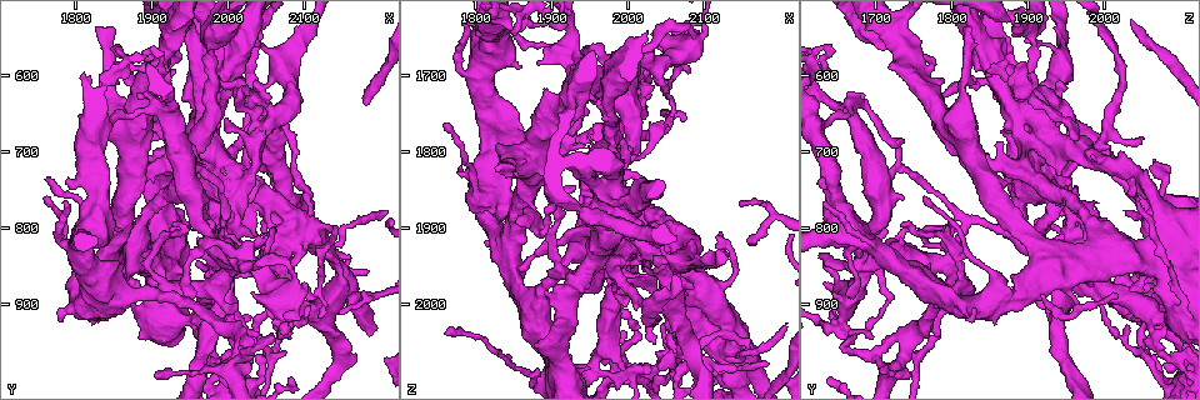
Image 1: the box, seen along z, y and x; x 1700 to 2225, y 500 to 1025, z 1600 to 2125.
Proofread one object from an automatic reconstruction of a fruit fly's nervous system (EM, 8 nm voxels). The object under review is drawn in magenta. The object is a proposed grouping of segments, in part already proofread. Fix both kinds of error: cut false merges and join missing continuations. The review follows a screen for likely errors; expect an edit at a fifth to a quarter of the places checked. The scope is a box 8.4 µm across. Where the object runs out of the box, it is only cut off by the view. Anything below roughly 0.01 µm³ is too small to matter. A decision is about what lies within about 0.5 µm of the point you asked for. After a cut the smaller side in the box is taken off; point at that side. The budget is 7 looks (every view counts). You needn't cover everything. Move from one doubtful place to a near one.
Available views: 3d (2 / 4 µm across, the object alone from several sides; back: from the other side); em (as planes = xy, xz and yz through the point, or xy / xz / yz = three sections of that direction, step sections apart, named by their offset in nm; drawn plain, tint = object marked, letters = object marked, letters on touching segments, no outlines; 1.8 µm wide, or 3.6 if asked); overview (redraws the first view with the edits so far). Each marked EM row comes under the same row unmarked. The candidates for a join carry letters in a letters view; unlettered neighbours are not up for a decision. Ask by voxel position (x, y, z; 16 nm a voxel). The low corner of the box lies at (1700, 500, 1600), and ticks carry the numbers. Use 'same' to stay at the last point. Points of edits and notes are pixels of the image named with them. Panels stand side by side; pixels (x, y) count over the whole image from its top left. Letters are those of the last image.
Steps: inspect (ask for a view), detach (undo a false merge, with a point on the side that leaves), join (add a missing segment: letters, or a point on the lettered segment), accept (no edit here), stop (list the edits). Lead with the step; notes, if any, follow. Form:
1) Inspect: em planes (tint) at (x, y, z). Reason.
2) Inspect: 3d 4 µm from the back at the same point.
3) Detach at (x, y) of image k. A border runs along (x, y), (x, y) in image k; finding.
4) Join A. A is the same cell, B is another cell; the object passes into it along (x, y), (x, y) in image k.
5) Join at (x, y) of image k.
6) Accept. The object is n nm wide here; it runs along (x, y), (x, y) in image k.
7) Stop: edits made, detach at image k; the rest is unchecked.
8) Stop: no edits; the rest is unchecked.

Inspect: em xy step 8 (letters) at (1980, 970, 2080).

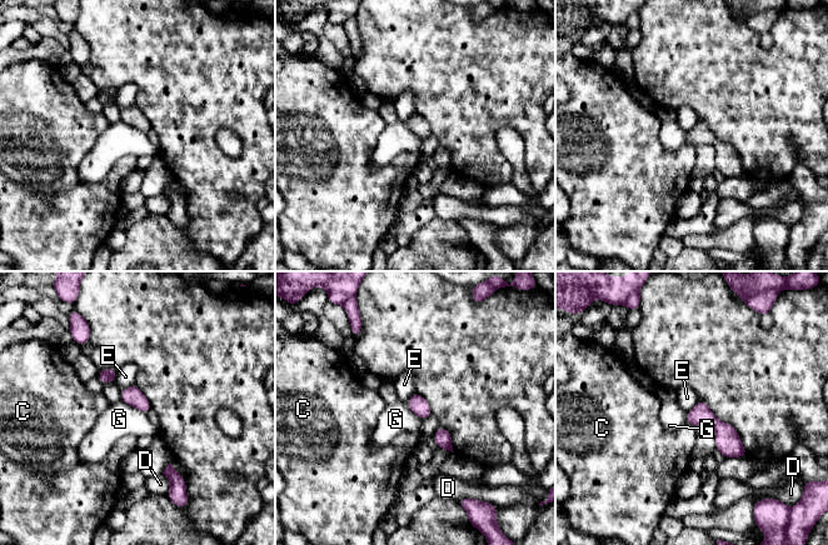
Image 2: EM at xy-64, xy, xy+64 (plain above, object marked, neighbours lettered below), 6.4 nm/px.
Accept. The longest contact is with G, 190 nm; C, D, E and G are other cells; all the same neuron.

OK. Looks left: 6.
Inspect: em planes (letters) at (2045, 810, 1760). Branch stops here.

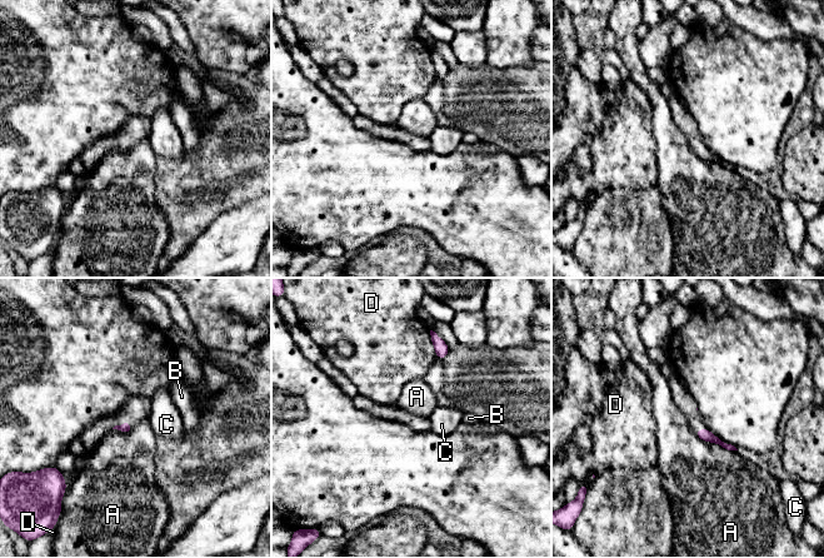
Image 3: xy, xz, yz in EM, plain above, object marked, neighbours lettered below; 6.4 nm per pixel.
Accept. A, B, C and D are other cells; a border runs along (693, 429), (707, 442), (737, 451) in image 3; no lettered segment goes on from it.

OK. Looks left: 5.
Inspect: 3d 2 µm at (1910, 645, 1665). Arms part here.

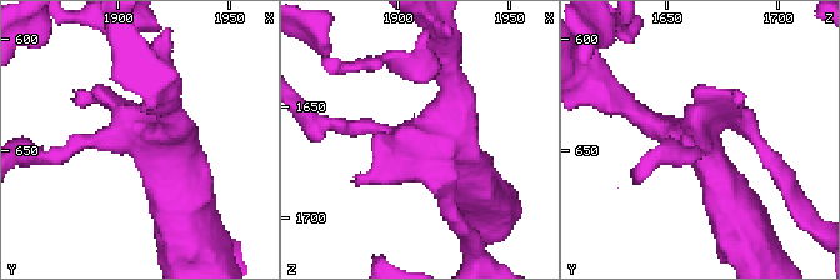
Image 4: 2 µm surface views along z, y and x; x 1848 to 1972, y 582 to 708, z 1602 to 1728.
Inspect: em planes (tint) at (1914, 645, 1665).

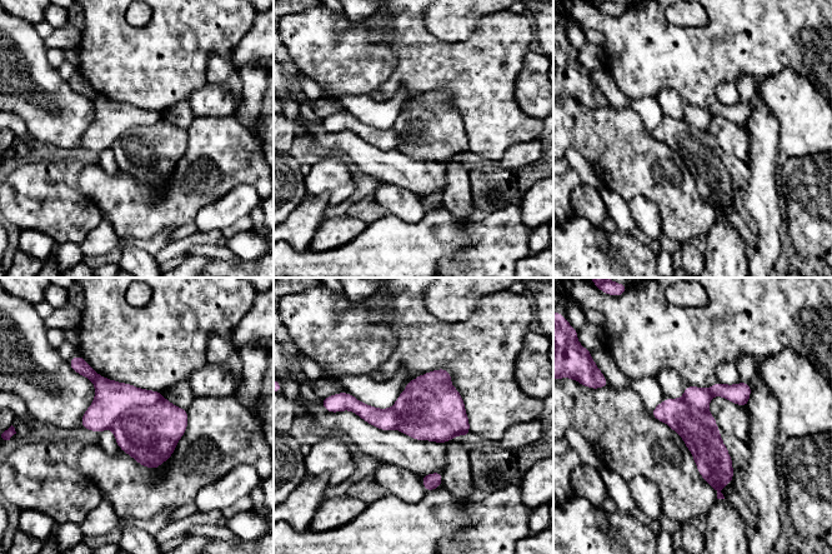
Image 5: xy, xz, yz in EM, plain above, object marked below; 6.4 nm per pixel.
Inspect: em planes (letters) at the same point. See the neighbours.

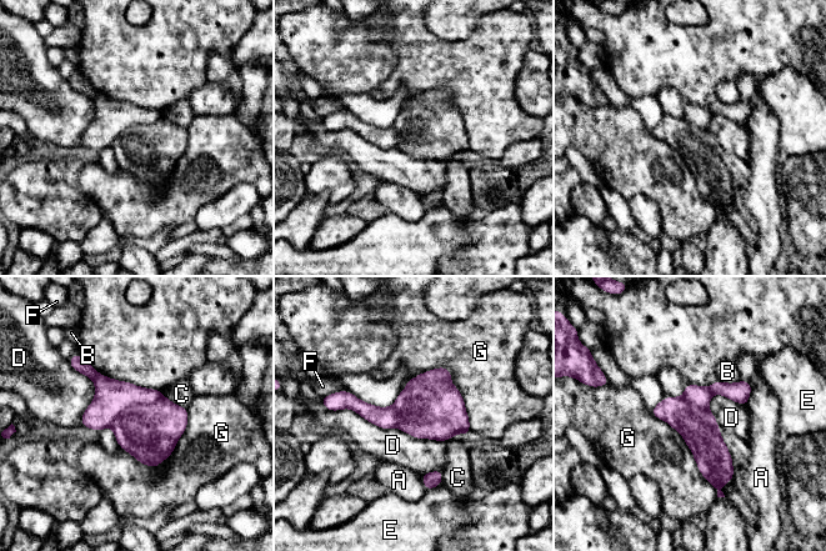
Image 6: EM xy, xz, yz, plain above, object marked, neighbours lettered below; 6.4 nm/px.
Accept. A, B, C, D, E, F and G are other cells; it runs along (746, 384), (701, 400), (717, 485) in image 6; continuous, no second neuron.

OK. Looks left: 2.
Stop: no edits; the rest is unchecked.

